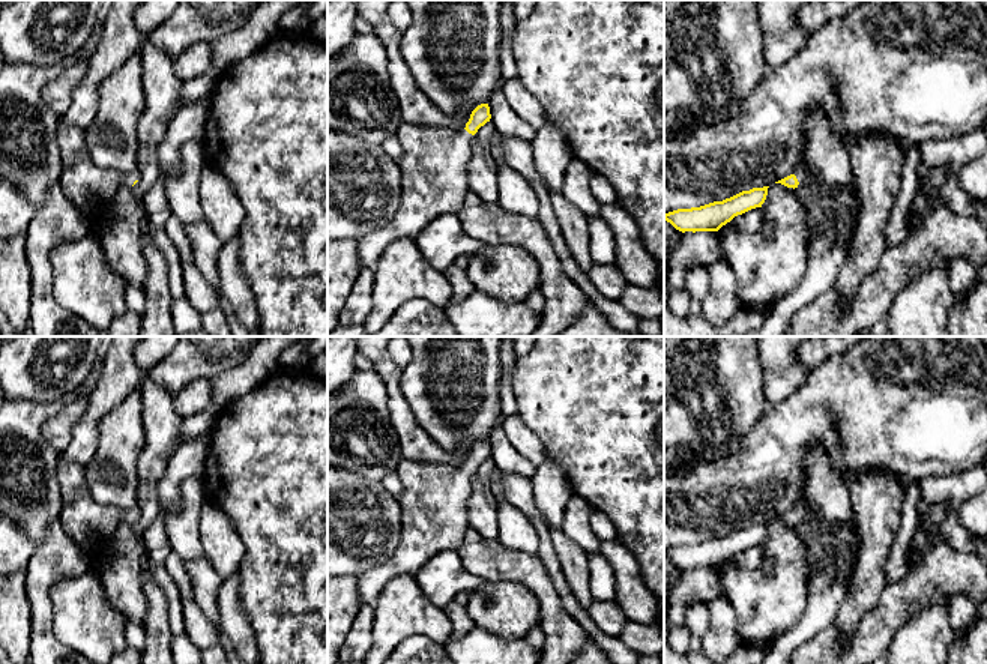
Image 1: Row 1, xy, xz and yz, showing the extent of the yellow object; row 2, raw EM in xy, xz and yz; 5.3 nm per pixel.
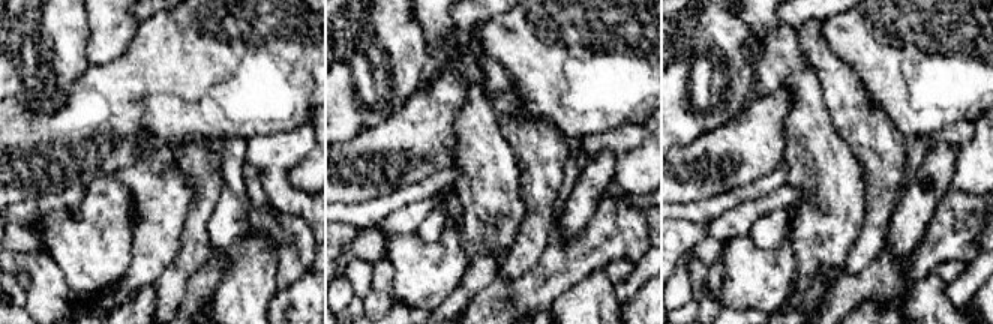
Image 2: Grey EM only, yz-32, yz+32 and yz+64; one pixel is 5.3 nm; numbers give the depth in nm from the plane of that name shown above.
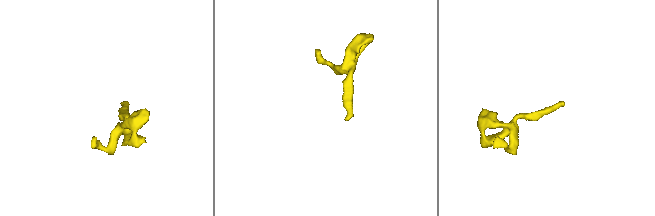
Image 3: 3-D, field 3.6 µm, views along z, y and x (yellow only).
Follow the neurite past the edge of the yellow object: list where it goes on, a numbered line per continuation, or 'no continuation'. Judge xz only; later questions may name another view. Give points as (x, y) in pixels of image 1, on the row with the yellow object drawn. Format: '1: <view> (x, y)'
1: xz (433, 166)

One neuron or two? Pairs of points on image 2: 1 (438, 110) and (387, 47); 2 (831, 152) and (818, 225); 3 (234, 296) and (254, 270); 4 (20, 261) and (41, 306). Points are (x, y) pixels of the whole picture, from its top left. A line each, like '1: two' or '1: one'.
1: two
2: one
3: one
4: one

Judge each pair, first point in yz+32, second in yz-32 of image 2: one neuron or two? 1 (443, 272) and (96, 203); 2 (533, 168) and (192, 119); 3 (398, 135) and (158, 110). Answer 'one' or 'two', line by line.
1: one
2: two
3: one

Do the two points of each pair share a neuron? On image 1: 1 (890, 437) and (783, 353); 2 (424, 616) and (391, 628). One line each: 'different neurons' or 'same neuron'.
1: different neurons
2: same neuron

